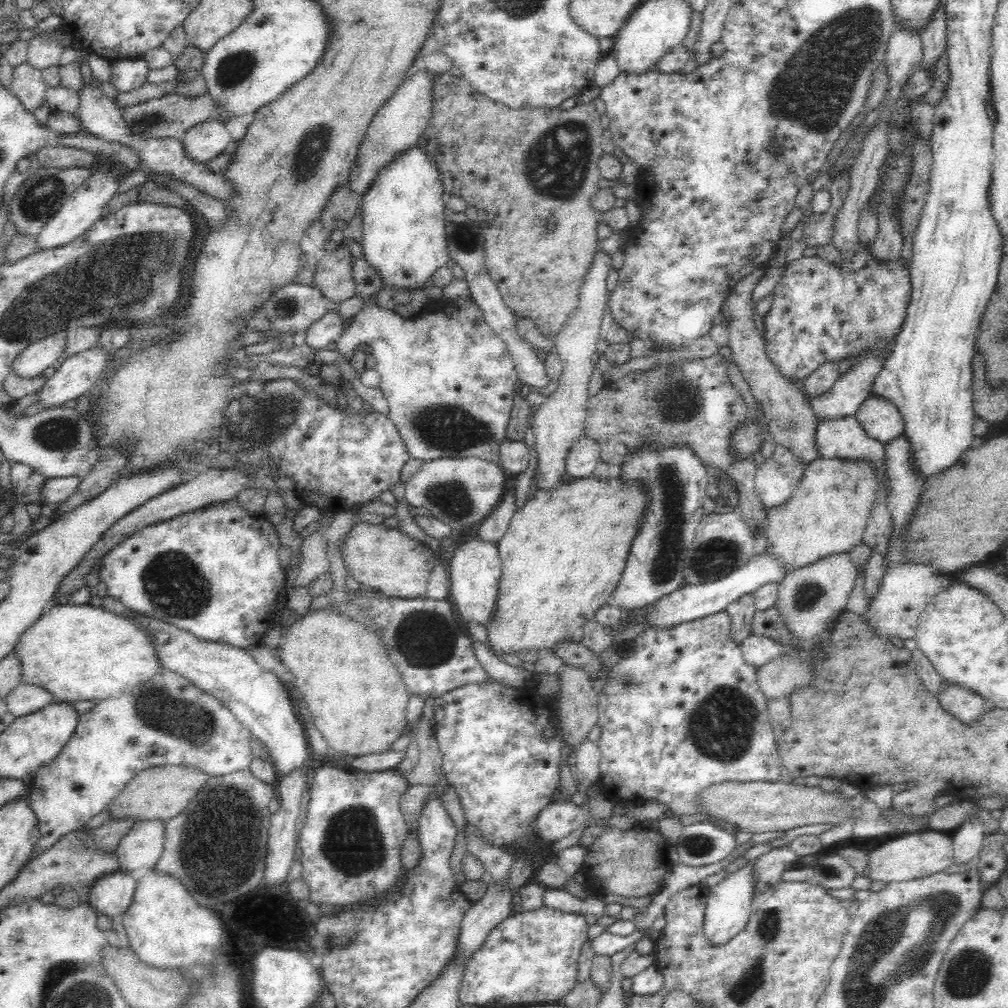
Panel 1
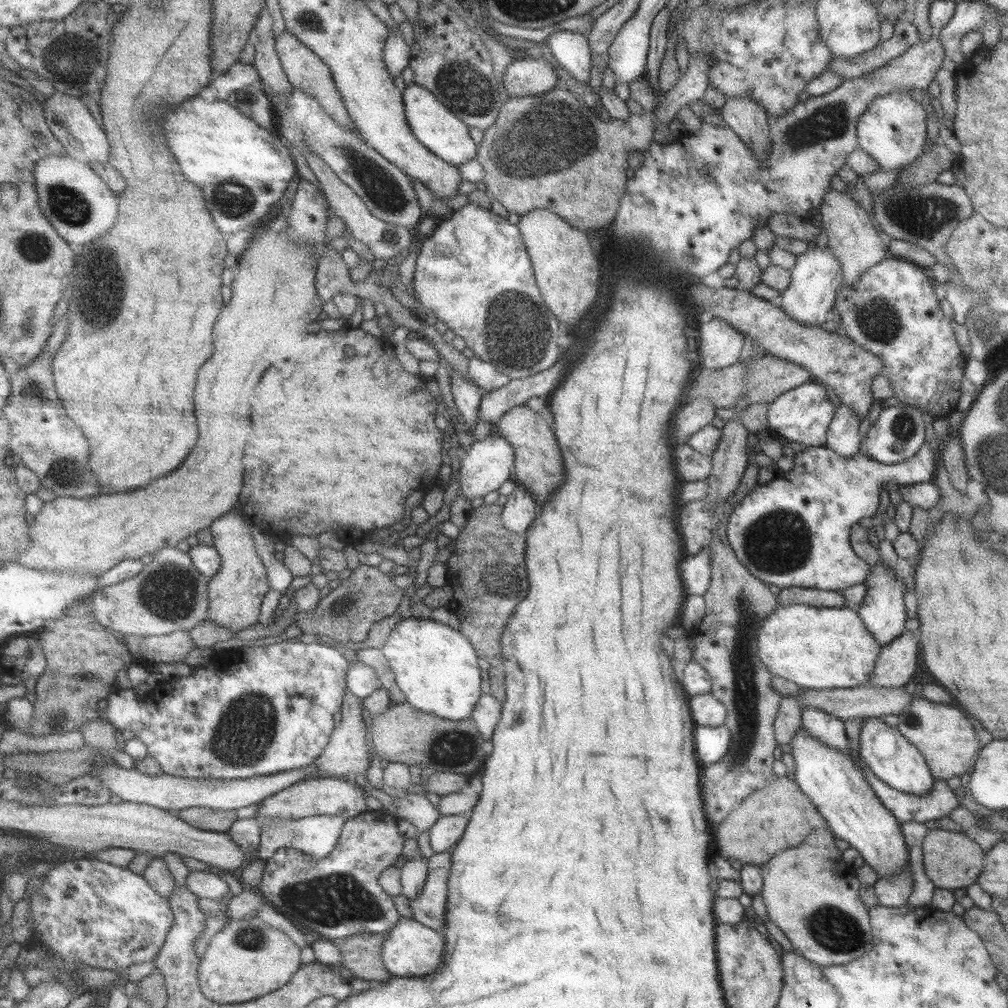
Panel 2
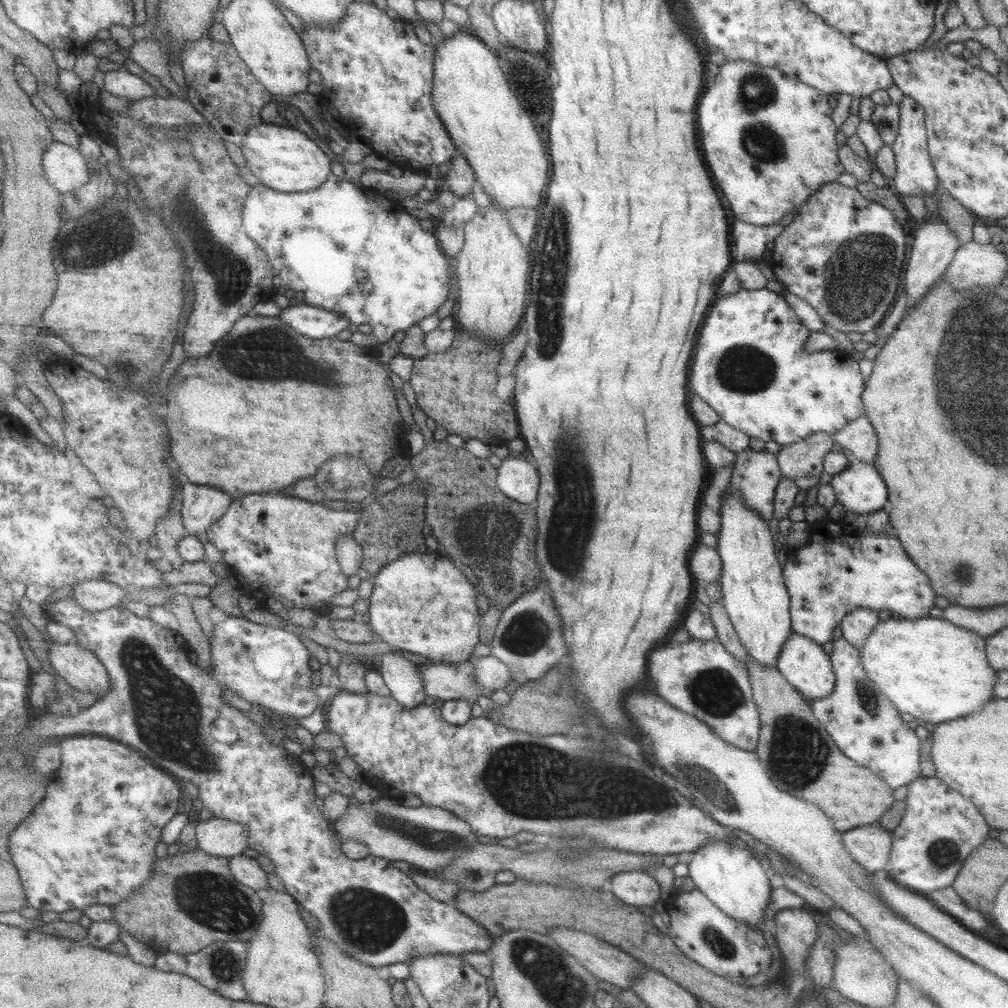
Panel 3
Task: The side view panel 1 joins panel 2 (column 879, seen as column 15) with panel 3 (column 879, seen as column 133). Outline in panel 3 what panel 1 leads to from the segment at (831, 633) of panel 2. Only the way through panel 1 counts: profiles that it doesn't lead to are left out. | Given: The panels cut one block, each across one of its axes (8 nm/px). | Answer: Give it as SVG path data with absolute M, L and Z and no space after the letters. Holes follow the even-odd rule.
M890 616L886 620L879 619L871 633L865 637L859 654L865 674L899 712L910 714L918 723L923 720L936 725L958 719L981 708L993 698L991 689L995 685L996 671L987 662L985 638L975 631L971 632L969 628L953 626L943 618L927 616L909 620Z

